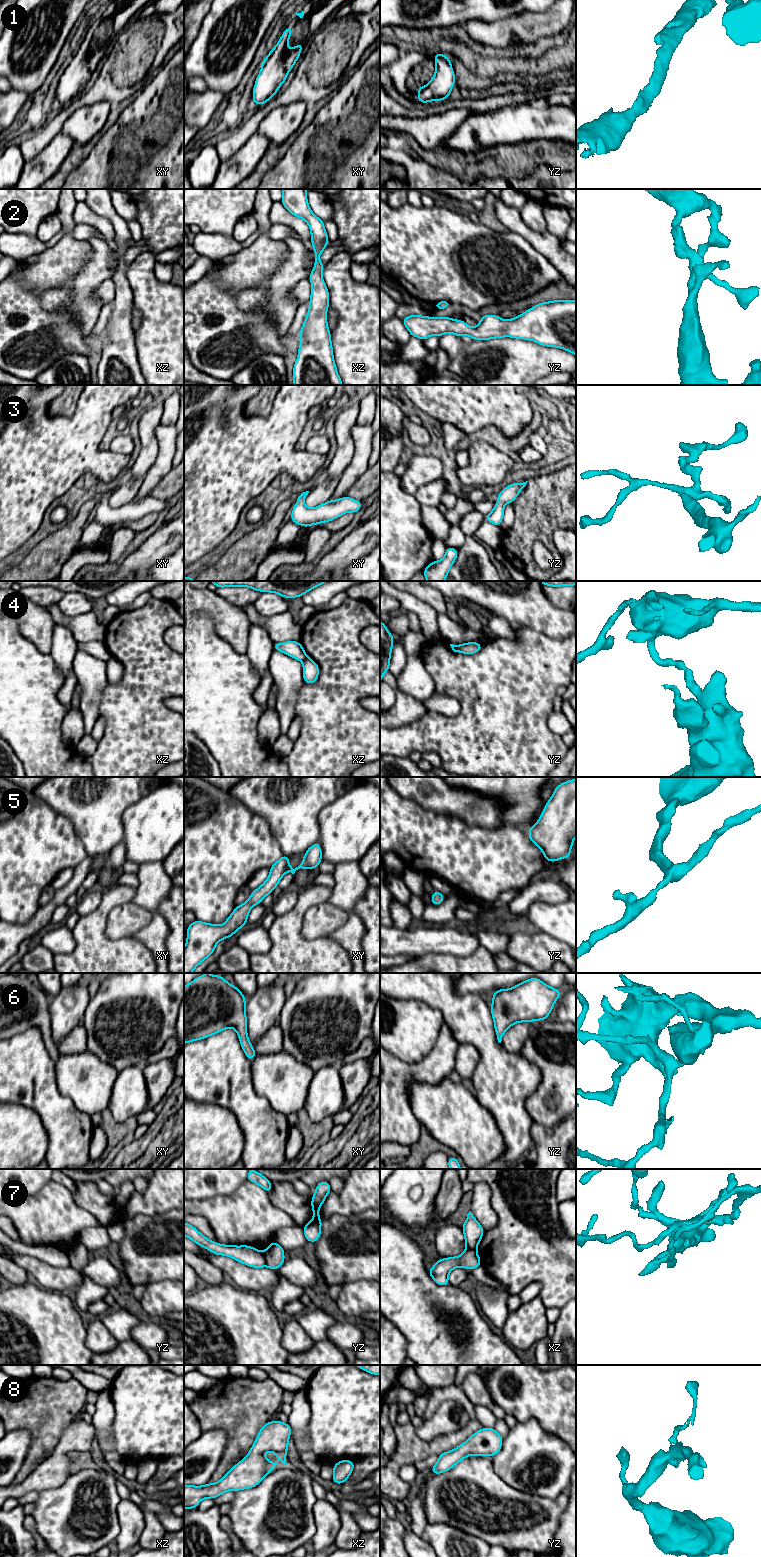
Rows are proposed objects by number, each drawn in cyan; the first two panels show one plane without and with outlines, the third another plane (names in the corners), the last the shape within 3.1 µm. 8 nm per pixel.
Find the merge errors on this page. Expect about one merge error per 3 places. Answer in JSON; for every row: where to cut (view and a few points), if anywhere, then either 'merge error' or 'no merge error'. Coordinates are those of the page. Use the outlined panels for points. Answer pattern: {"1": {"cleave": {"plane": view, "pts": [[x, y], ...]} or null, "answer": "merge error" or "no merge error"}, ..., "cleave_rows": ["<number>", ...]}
{"1": {"cleave": null, "answer": "no merge error"}, "2": {"cleave": null, "answer": "no merge error"}, "3": {"cleave": null, "answer": "no merge error"}, "4": {"cleave": {"plane": "xz", "pts": [[307, 656], [302, 661]]}, "answer": "merge error"}, "5": {"cleave": null, "answer": "no merge error"}, "6": {"cleave": null, "answer": "no merge error"}, "7": {"cleave": {"plane": "yz", "pts": [[262, 1252], [266, 1265]]}, "answer": "merge error"}, "8": {"cleave": null, "answer": "no merge error"}, "cleave_rows": ["4", "7"]}

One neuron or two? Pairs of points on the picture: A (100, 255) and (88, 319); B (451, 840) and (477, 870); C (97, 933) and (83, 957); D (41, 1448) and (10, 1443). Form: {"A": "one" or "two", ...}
{"A": "one", "B": "one", "C": "one", "D": "two"}

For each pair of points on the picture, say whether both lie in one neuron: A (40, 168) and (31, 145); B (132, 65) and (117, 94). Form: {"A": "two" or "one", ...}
{"A": "two", "B": "one"}

